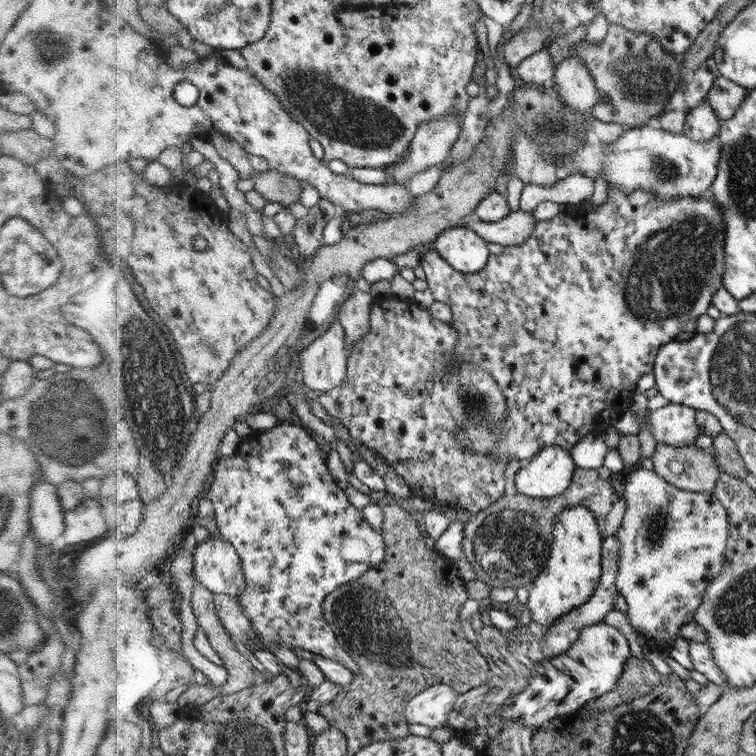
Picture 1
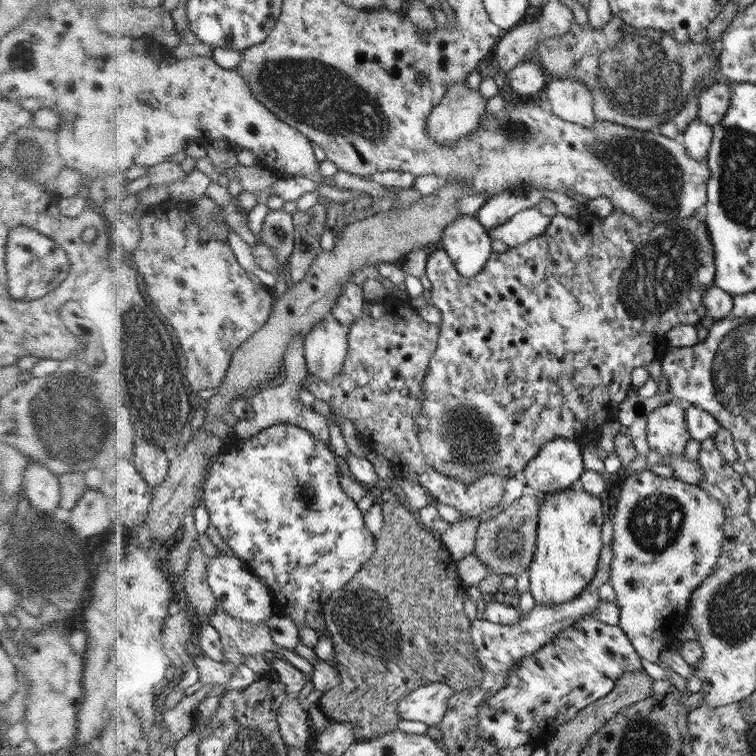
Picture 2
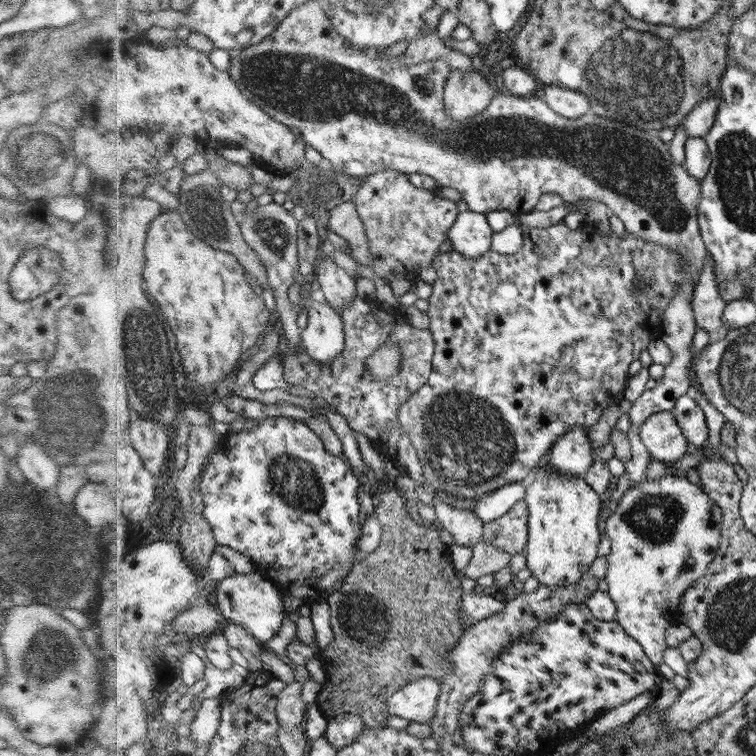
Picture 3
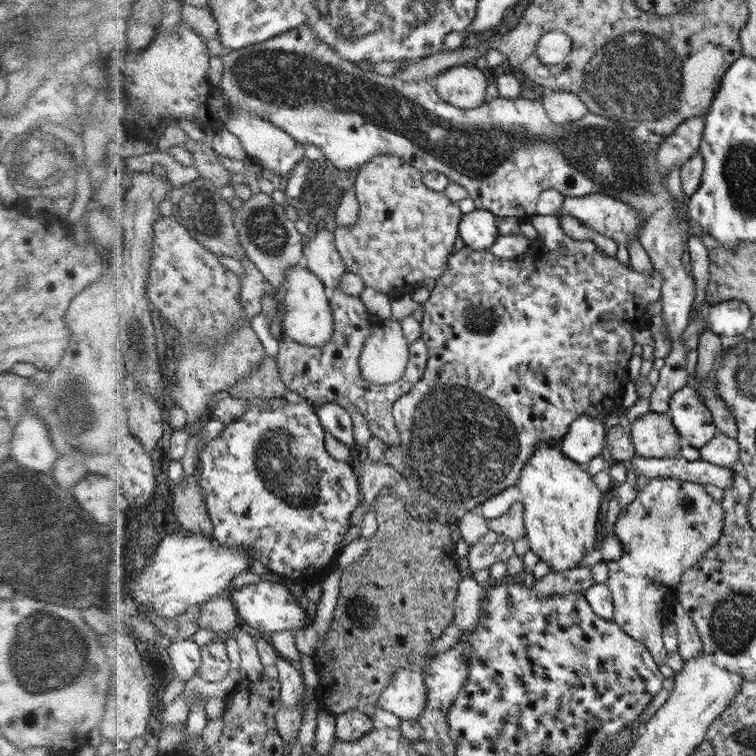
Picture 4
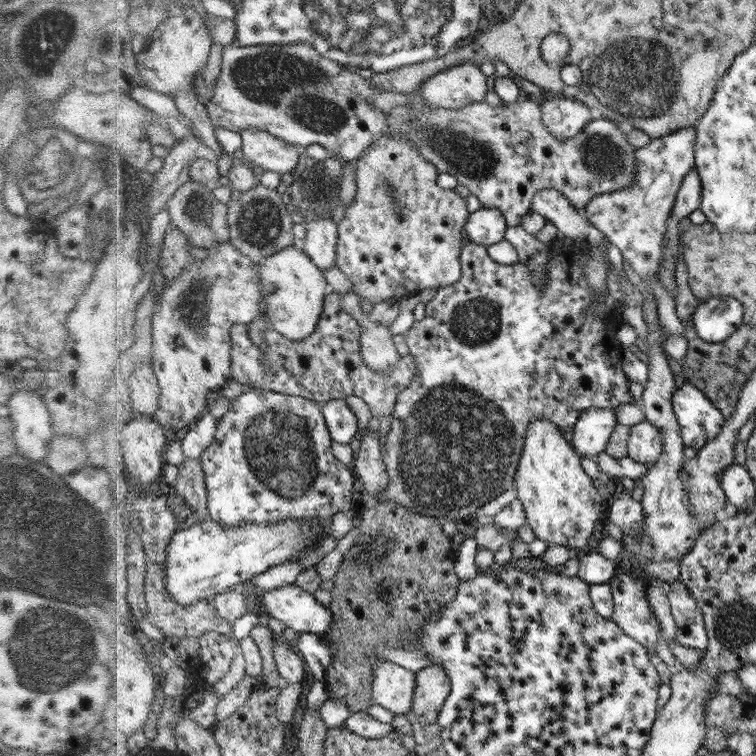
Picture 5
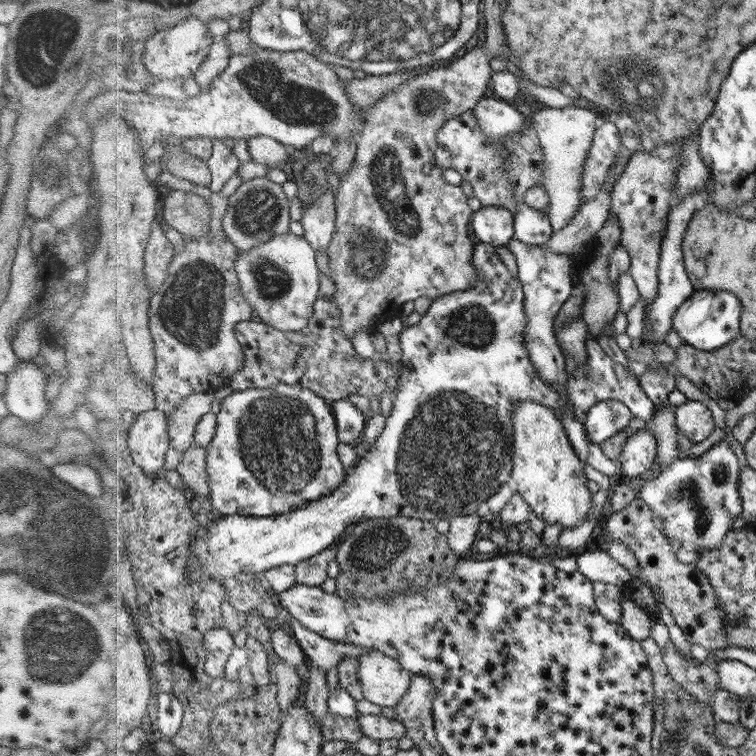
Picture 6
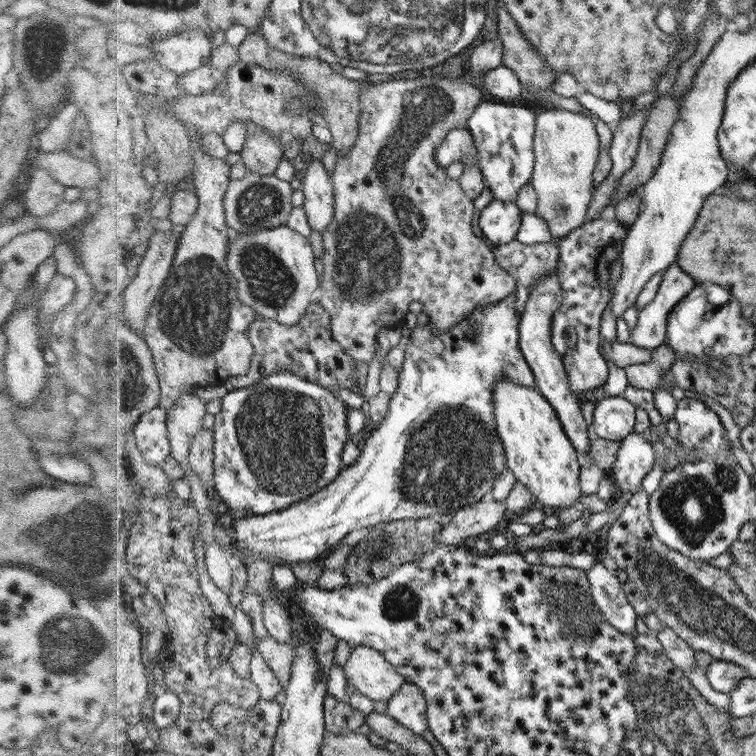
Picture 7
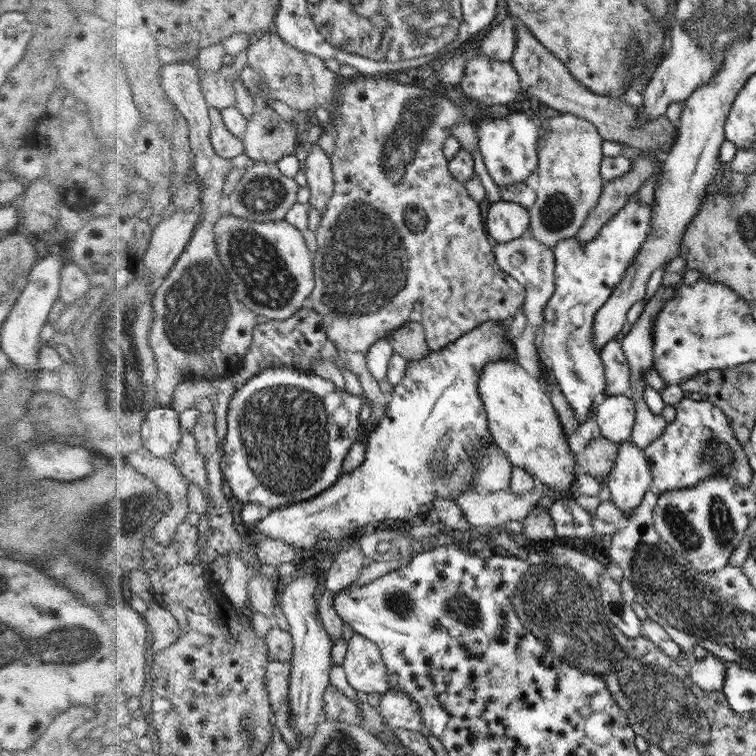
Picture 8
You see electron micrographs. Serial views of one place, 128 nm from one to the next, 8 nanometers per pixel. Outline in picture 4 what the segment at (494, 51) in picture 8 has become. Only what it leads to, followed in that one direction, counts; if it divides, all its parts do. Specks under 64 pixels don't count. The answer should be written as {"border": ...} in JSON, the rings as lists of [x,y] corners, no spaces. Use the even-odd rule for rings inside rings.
{"border":[[[476,65],[454,66],[434,77],[435,89],[444,102],[461,109],[486,103],[488,80]],[[379,154],[362,165],[356,173],[354,189],[360,201],[360,220],[353,226],[338,226],[334,232],[349,272],[360,275],[366,287],[390,297],[414,290],[426,278],[442,278],[447,272],[448,256],[452,254],[454,242],[458,238],[462,216],[458,206],[448,200],[444,192],[431,191],[424,183],[424,173],[411,163],[406,164],[396,154]]]}

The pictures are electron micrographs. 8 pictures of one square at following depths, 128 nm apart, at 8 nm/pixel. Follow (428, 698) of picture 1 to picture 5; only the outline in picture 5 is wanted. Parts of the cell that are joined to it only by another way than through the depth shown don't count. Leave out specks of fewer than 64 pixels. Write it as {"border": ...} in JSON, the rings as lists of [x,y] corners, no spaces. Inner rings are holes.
{"border":[[[385,659],[374,667],[372,694],[375,704],[396,714],[410,712],[415,698],[415,673]]]}

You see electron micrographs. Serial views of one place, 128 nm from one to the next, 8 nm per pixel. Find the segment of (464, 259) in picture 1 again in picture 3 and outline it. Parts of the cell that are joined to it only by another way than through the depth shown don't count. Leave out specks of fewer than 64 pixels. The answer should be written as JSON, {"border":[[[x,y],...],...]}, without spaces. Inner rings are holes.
{"border":[[[468,210],[448,230],[448,240],[455,252],[476,259],[490,250],[493,231],[486,213]]]}

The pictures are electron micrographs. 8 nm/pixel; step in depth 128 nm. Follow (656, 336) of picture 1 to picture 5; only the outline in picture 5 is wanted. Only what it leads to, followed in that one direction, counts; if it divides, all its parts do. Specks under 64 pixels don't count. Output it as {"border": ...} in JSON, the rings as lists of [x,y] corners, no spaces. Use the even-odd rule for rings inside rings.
{"border":[[[559,237],[547,248],[547,273],[541,285],[532,285],[530,270],[517,265],[504,265],[496,262],[488,253],[487,247],[469,242],[464,245],[461,253],[463,276],[454,285],[445,286],[437,290],[437,294],[425,304],[425,317],[421,321],[415,321],[412,328],[404,332],[409,352],[416,358],[415,379],[408,387],[404,388],[398,399],[392,414],[391,428],[386,435],[385,452],[382,454],[382,462],[386,464],[386,470],[390,480],[386,488],[383,488],[377,498],[388,504],[394,502],[424,515],[432,522],[443,523],[444,520],[453,520],[466,523],[469,517],[480,508],[490,502],[505,490],[514,487],[515,473],[518,472],[519,461],[522,457],[524,441],[527,437],[528,426],[534,419],[546,419],[555,423],[560,430],[570,432],[574,429],[579,418],[589,409],[616,409],[620,405],[631,404],[641,407],[638,398],[632,397],[628,387],[629,378],[624,372],[622,362],[622,344],[618,344],[616,331],[619,329],[620,321],[618,306],[623,300],[623,292],[620,286],[619,270],[608,261],[607,270],[607,293],[601,304],[607,314],[595,315],[593,313],[593,302],[596,295],[592,294],[588,286],[587,278],[583,273],[583,264],[587,258],[589,249],[586,244],[579,244],[577,239],[564,239]]]}

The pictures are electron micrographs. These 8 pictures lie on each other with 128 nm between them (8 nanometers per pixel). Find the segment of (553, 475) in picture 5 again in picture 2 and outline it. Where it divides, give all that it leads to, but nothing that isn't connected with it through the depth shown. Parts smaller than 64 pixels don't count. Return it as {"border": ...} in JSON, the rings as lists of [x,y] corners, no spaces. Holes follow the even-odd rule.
{"border":[[[570,488],[541,495],[539,535],[535,557],[527,569],[530,594],[537,604],[574,601],[592,580],[601,556],[600,526],[604,522],[602,502],[581,488]]]}

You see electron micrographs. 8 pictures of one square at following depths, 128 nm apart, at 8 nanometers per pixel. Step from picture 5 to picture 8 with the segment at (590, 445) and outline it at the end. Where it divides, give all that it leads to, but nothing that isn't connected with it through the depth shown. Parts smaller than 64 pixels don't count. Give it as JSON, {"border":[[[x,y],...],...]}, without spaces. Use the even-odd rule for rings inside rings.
{"border":[[[628,394],[599,399],[595,414],[601,437],[617,444],[631,438],[634,426],[634,402],[630,400]]]}

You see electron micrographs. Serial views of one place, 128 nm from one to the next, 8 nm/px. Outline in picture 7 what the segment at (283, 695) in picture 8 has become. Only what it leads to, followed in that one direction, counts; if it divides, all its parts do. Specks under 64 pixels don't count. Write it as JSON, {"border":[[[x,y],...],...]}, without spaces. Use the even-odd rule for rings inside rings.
{"border":[[[235,607],[236,620],[232,628],[236,632],[239,644],[252,645],[252,658],[250,662],[251,680],[258,684],[263,700],[281,699],[283,686],[280,677],[276,675],[272,666],[264,658],[260,643],[254,639],[254,630],[251,617],[241,608]]]}

